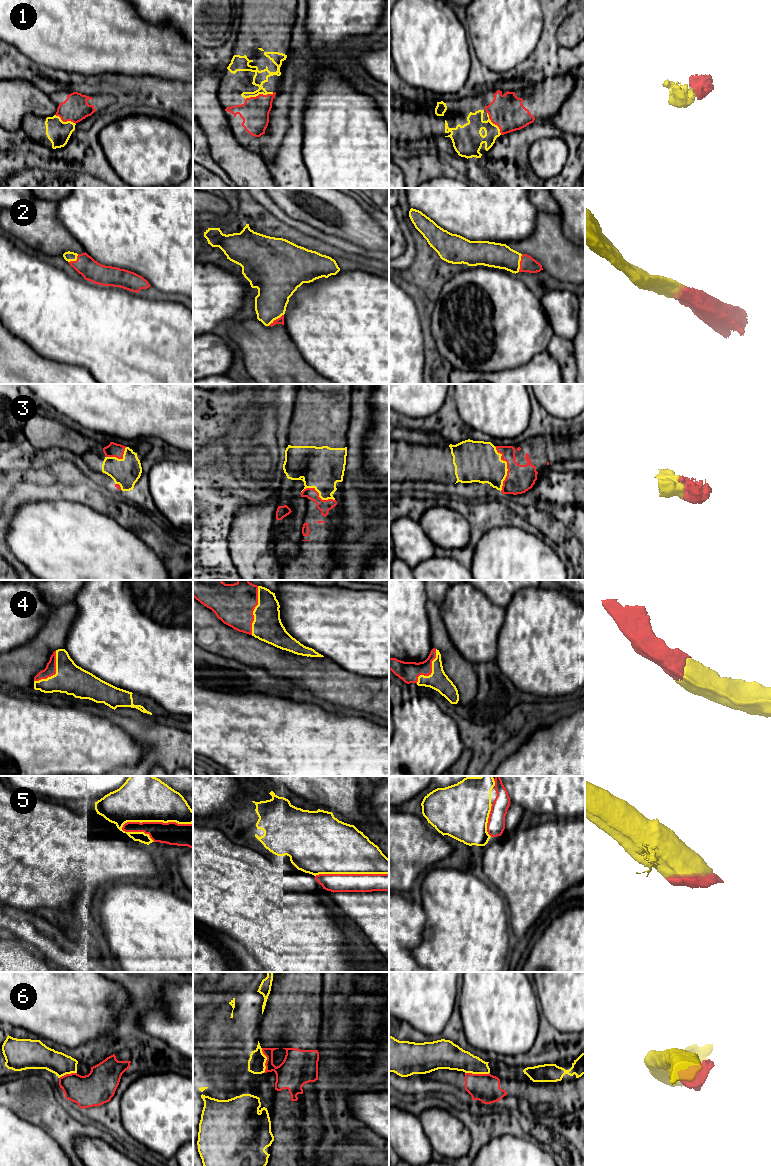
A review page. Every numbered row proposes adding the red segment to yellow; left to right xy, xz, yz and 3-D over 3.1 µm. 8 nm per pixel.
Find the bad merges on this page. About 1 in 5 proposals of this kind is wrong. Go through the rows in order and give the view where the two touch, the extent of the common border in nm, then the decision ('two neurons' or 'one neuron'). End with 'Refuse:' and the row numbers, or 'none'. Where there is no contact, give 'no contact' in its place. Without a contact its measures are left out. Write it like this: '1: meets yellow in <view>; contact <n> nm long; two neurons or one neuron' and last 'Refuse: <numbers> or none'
1: meets yellow in xz; contact 240 nm long; one neuron
2: meets yellow in yz; contact 150 nm long; one neuron
3: meets yellow in yz; contact 360 nm long; one neuron
4: meets yellow in xz; contact 400 nm long; one neuron
5: meets yellow in xy; contact 600 nm long; one neuron
6: meets yellow in xz; contact 200 nm long; two neurons
Refuse: 6

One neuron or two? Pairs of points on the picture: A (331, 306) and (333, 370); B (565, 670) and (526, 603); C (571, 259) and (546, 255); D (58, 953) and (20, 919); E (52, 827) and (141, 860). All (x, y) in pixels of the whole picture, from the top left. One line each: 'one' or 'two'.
A: one
B: one
C: one
D: one
E: one

